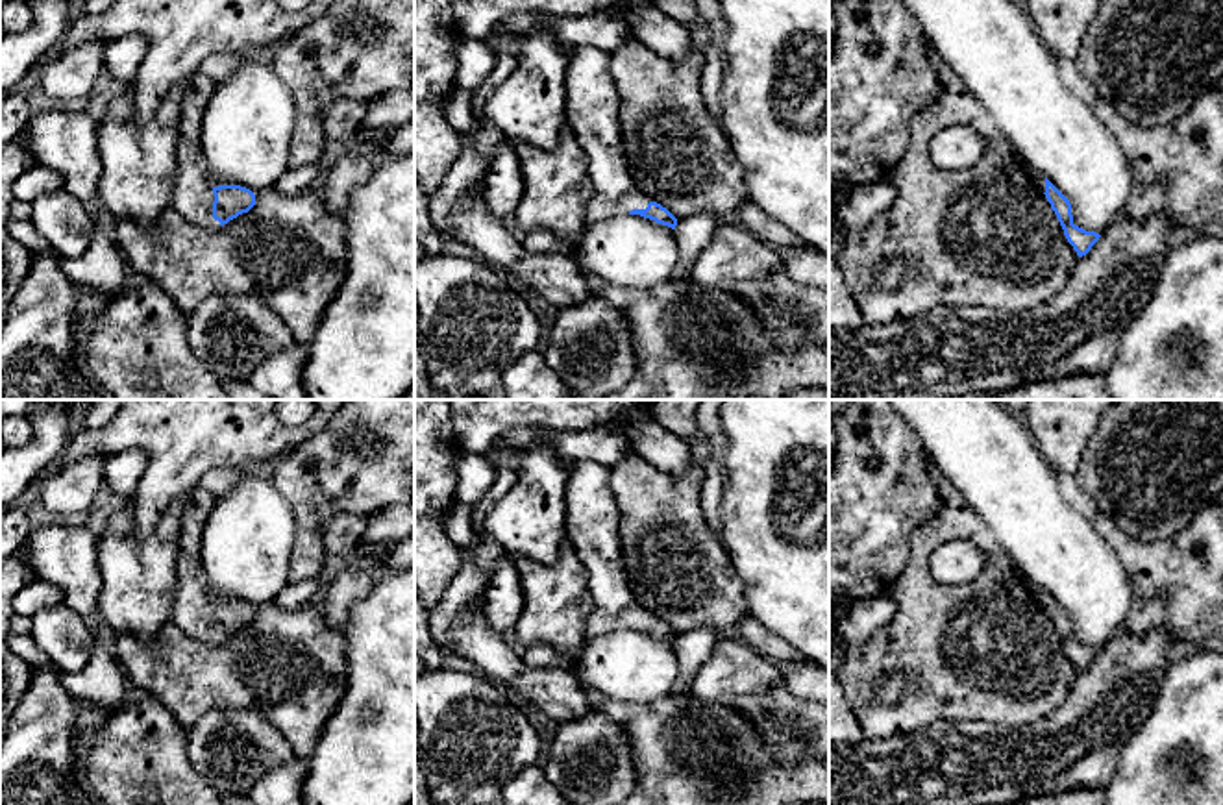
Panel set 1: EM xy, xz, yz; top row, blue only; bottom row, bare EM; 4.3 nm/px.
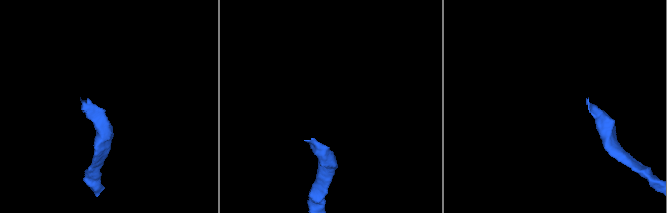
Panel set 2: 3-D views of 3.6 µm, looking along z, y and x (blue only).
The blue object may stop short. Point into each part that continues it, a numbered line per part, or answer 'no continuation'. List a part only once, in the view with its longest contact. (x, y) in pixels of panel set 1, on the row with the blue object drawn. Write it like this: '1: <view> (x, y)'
1: xy (193, 198)

